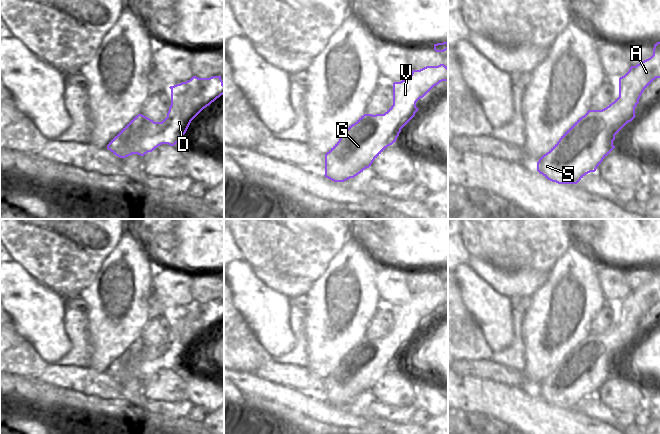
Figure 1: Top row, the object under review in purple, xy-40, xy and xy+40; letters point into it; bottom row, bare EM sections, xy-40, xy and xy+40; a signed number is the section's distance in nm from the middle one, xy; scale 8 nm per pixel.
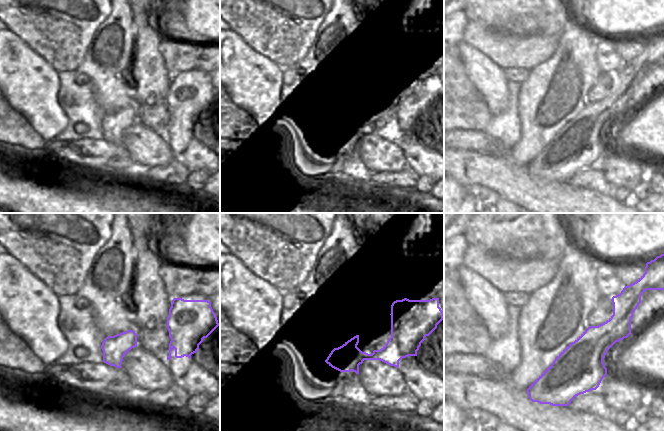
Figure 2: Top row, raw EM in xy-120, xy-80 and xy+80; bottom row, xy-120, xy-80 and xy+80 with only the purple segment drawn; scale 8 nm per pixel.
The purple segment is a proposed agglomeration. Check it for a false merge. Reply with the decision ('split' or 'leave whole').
leave whole

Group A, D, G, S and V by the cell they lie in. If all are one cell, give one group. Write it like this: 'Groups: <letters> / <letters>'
Groups: A D G S V

